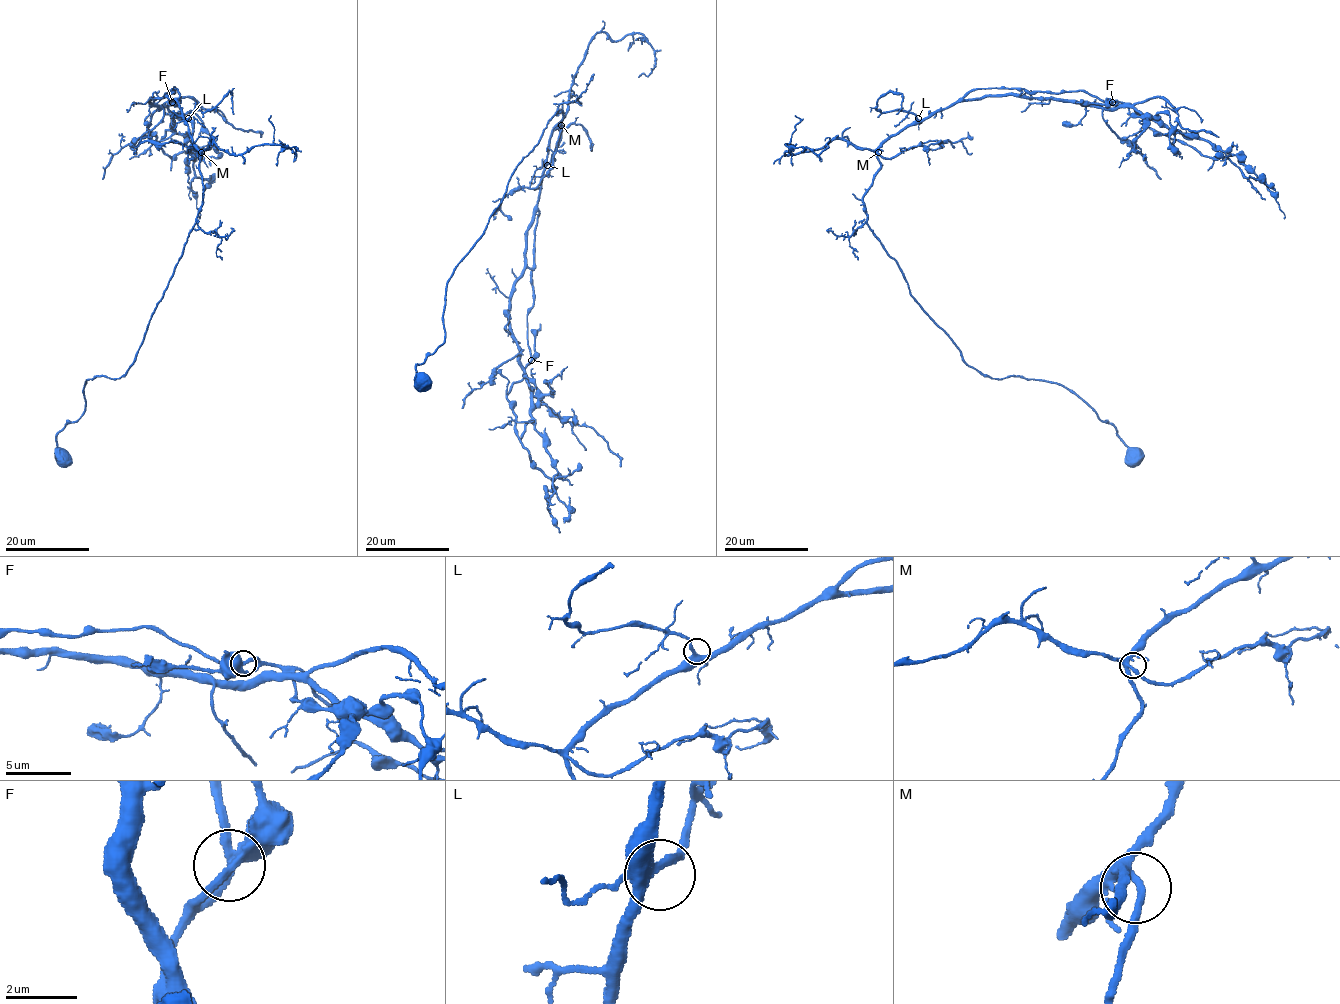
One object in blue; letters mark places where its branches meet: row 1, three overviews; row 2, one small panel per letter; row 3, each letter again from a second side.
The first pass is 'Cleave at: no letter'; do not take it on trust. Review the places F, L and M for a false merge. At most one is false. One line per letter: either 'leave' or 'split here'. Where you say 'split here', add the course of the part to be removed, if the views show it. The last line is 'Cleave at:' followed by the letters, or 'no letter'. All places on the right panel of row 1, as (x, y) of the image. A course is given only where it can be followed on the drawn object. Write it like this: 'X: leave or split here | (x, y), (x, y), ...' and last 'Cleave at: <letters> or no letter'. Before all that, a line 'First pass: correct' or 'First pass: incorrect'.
First pass: correct
F: leave
L: leave
M: leave
Cleave at: no letter

